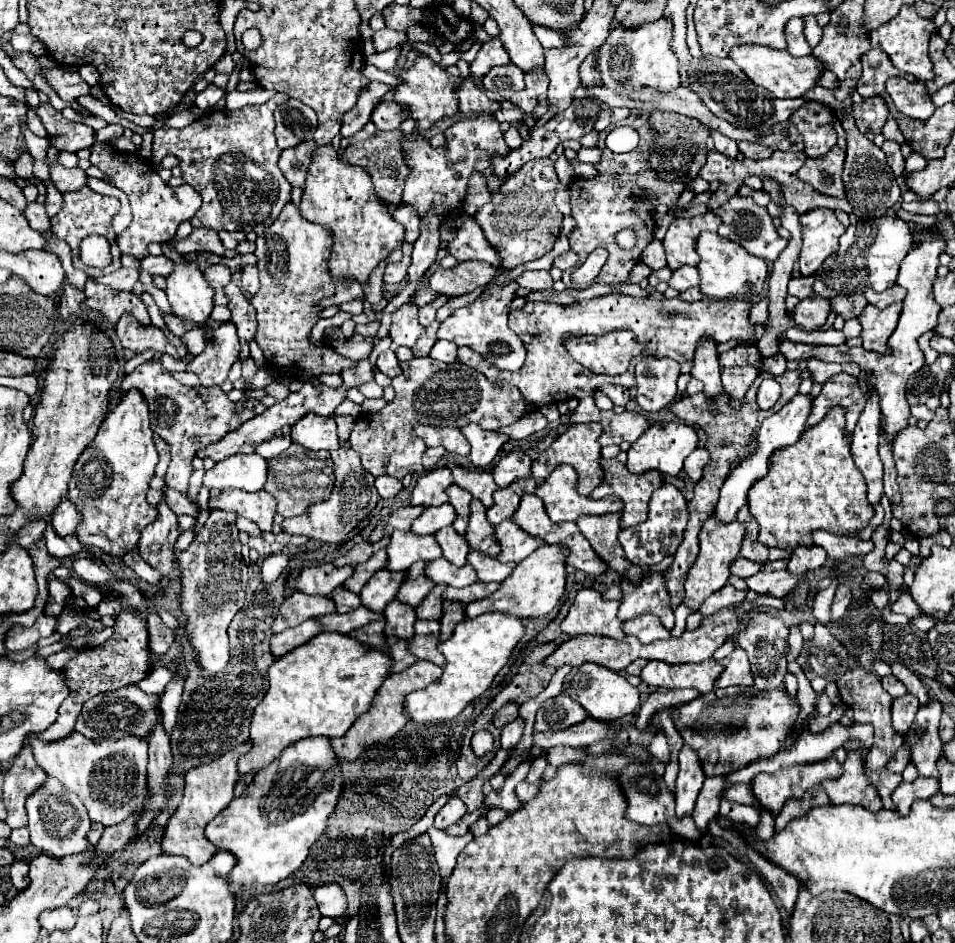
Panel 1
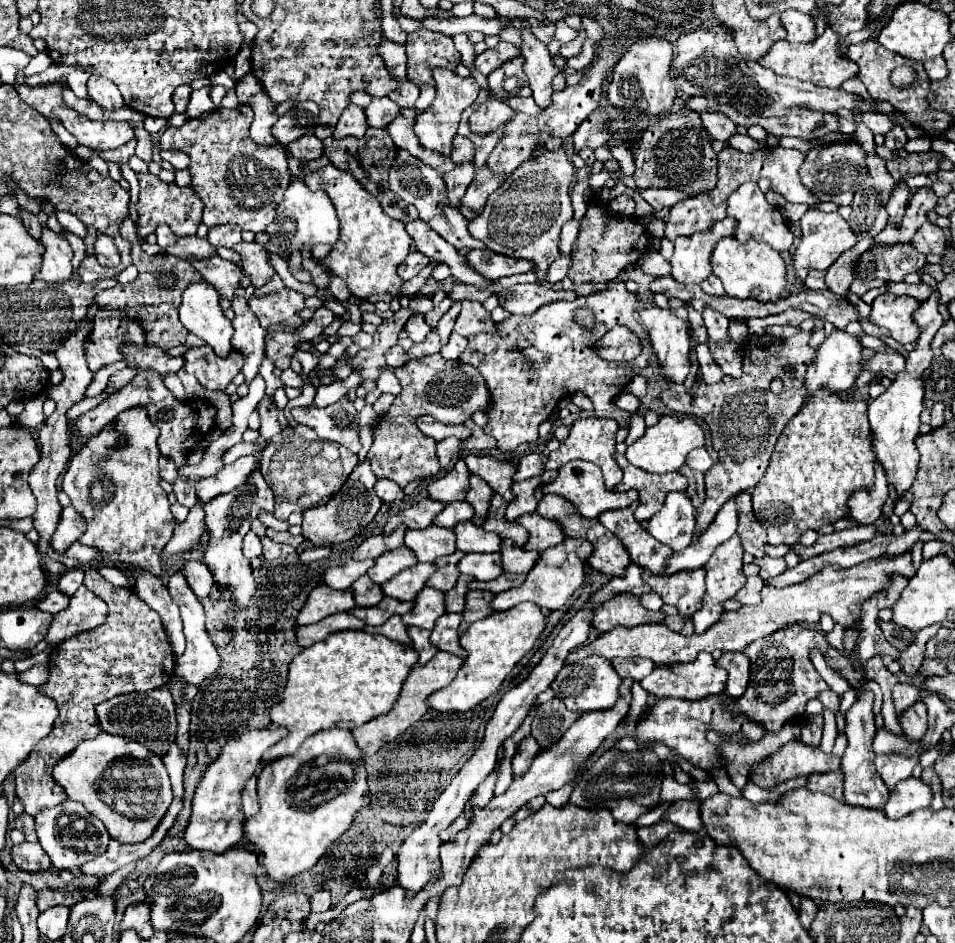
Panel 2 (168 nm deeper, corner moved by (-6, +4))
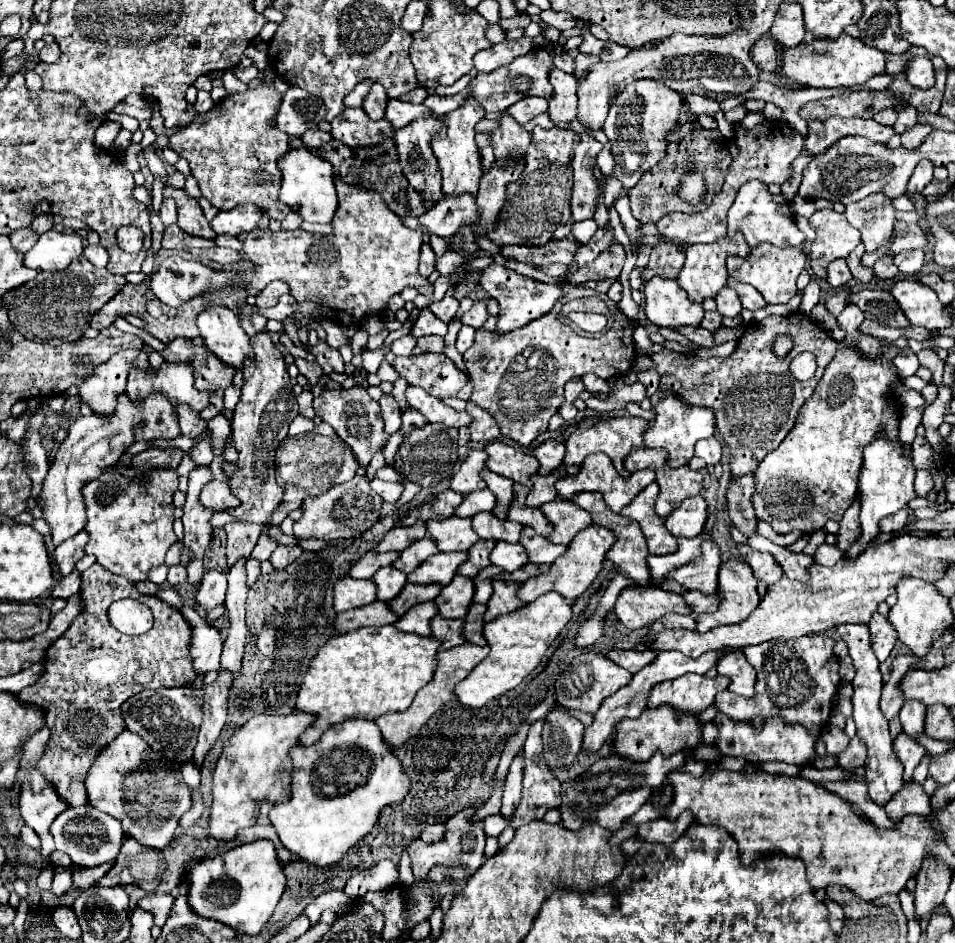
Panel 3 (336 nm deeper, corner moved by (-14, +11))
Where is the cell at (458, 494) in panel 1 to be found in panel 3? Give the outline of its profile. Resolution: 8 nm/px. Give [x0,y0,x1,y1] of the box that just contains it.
[481,468,513,520]

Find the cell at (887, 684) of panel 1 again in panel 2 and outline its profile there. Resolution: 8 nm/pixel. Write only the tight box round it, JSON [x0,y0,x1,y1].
[893,683,919,713]

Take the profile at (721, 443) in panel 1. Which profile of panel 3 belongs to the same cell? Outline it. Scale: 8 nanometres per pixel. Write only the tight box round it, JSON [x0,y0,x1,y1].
[651,312,837,476]

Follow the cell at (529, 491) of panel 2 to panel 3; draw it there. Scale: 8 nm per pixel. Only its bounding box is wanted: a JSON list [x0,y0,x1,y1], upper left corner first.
[527,468,567,508]

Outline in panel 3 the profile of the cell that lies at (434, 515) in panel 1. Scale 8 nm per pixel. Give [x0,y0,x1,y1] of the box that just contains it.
[455,488,495,518]

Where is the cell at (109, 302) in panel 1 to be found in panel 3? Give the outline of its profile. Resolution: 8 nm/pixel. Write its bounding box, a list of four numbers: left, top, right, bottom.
[79,350,147,416]

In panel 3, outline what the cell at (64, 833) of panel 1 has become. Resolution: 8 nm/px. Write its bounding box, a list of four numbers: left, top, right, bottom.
[51,804,125,868]

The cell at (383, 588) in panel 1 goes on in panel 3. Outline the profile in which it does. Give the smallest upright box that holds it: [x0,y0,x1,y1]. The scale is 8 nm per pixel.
[409,552,467,586]

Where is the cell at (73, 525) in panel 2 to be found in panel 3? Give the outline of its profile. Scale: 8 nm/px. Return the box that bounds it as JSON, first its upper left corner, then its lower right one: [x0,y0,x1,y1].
[55,532,87,576]

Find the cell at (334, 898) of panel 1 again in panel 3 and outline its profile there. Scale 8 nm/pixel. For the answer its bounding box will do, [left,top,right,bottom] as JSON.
[305,890,351,926]

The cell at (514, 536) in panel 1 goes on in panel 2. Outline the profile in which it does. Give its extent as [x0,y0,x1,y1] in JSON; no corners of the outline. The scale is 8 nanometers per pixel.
[515,513,565,551]

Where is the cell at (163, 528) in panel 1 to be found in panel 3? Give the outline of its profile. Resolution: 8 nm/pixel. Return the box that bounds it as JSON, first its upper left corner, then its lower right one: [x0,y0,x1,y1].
[197,570,227,610]

